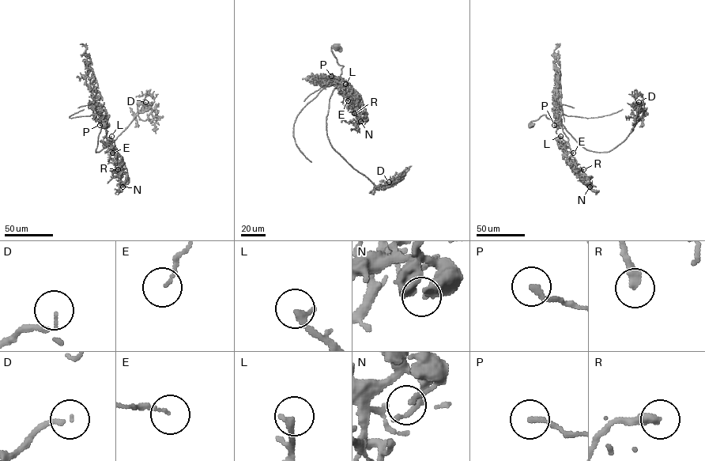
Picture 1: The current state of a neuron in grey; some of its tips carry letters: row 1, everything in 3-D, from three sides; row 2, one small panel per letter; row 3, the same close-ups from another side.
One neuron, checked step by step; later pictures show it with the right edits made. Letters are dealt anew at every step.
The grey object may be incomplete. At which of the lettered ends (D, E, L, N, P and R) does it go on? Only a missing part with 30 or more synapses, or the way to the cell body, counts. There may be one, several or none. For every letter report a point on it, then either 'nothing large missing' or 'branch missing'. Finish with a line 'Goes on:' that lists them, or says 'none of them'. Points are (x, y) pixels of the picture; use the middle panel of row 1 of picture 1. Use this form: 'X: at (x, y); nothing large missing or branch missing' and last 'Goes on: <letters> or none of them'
D: at (389, 182); branch missing
E: at (348, 100); nothing large missing
L: at (345, 84); branch missing
N: at (360, 121); nothing large missing
P: at (331, 76); nothing large missing
R: at (354, 113); nothing large missing
Goes on: D, L

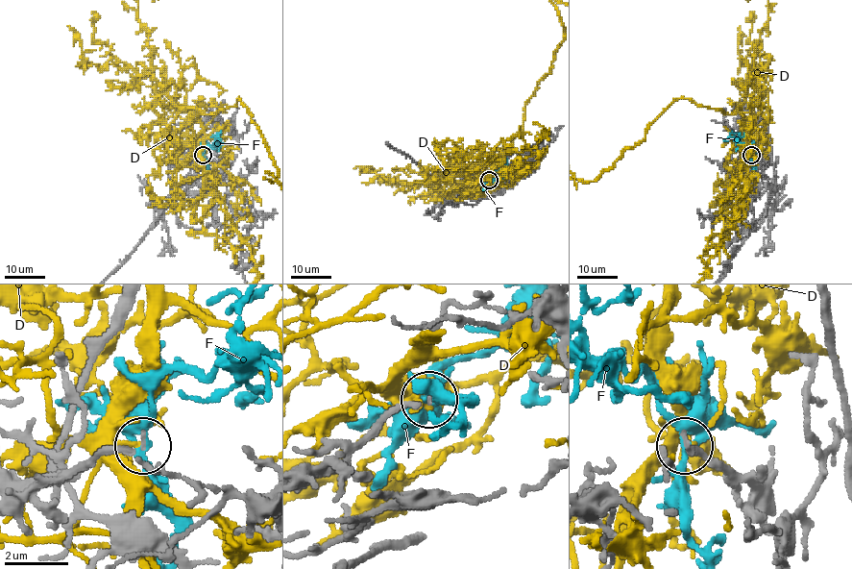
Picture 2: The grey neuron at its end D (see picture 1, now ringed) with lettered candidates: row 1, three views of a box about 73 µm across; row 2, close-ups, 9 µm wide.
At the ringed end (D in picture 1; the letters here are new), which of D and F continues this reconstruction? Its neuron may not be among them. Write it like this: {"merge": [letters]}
{"merge": ["F"]}

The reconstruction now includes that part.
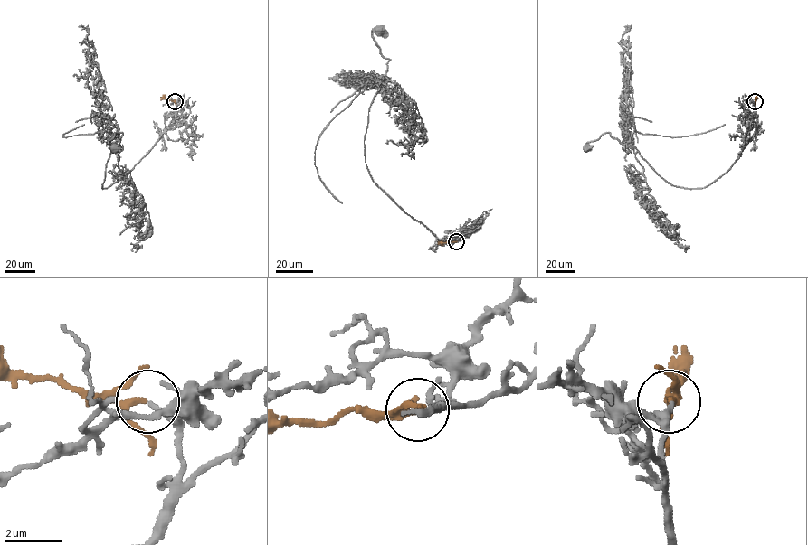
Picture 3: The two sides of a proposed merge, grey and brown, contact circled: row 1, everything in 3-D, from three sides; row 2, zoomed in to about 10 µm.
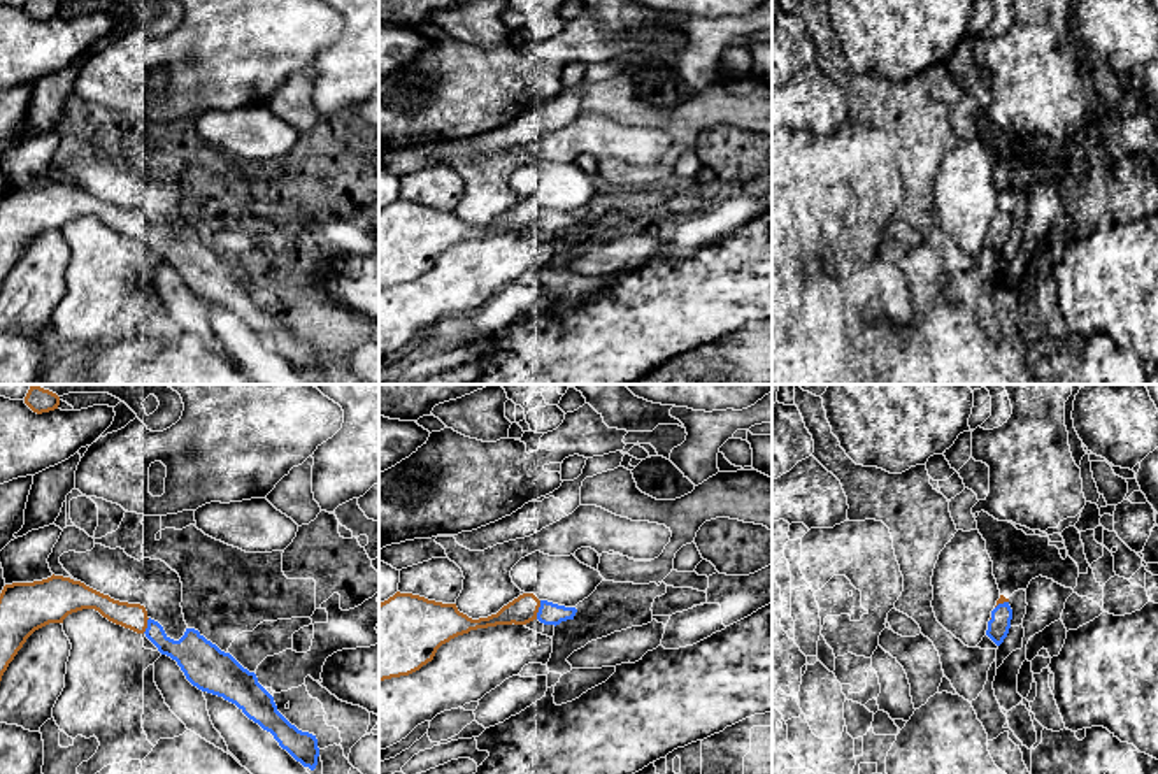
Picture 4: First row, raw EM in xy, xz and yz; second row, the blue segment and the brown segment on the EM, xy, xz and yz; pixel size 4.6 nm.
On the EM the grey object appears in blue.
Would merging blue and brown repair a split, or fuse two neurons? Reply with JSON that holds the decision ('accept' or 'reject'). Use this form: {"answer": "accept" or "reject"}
{"answer": "accept"}

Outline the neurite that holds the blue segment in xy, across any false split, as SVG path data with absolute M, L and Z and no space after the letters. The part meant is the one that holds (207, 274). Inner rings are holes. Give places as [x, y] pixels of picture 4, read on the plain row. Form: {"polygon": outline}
{"polygon": "M51 183L33 190L5 191L0 200L0 288L26 246L49 230L77 218L95 216L109 228L144 240L161 262L177 269L186 286L202 298L235 311L249 326L270 339L282 356L311 377L318 372L316 342L298 337L279 318L274 304L230 260L198 237L186 235L179 247L147 223L140 211L111 205L81 188Z"}

